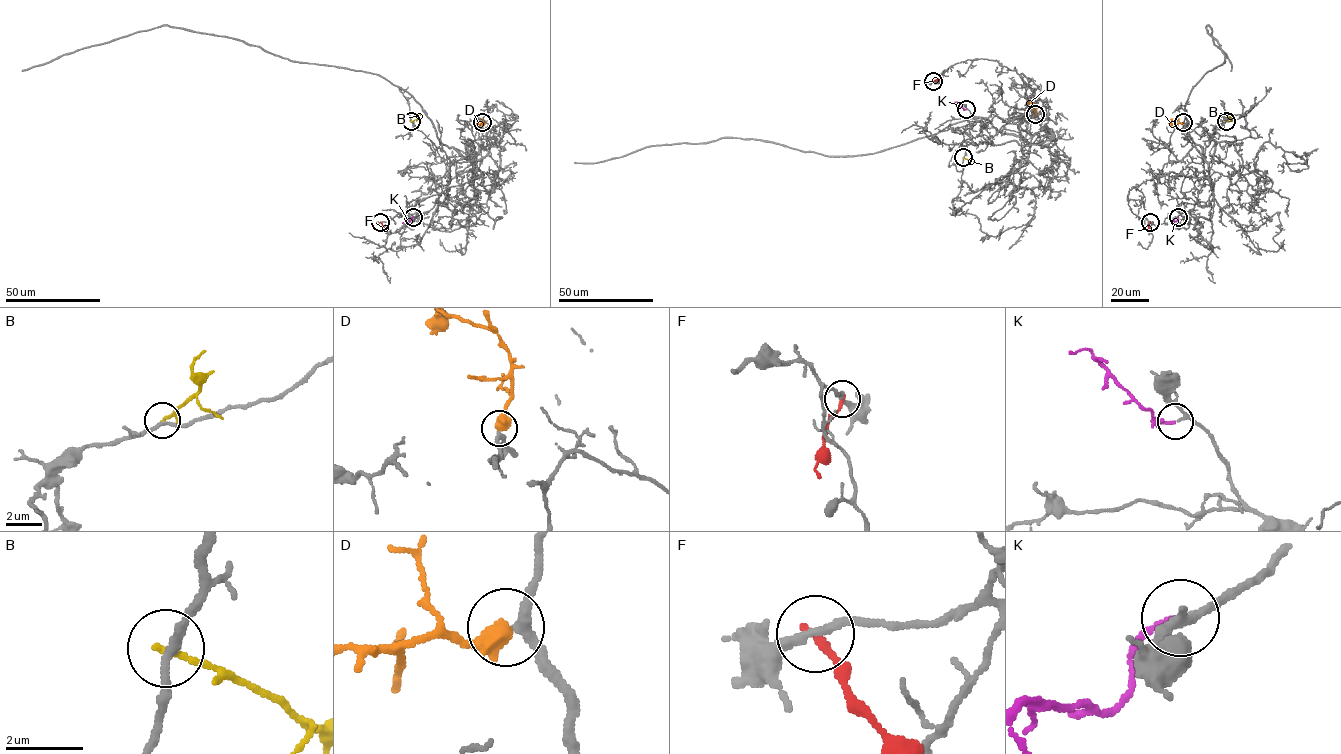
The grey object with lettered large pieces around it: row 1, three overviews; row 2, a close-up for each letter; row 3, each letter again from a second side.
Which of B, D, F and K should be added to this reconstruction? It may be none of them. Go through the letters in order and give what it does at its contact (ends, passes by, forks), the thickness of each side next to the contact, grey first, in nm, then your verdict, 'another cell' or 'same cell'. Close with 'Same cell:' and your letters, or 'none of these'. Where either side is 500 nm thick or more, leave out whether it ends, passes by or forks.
B: it ends; calibres 200 and 170 nm; another cell
D: calibres 240 and 550 nm; same cell
F: it ends; calibres 220 and 200 nm; another cell
K: it ends; calibres 150 and 150 nm; same cell
Same cell: D, K

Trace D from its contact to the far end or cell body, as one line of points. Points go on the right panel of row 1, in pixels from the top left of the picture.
D: (1183, 122), (1171, 123), (1172, 118)

